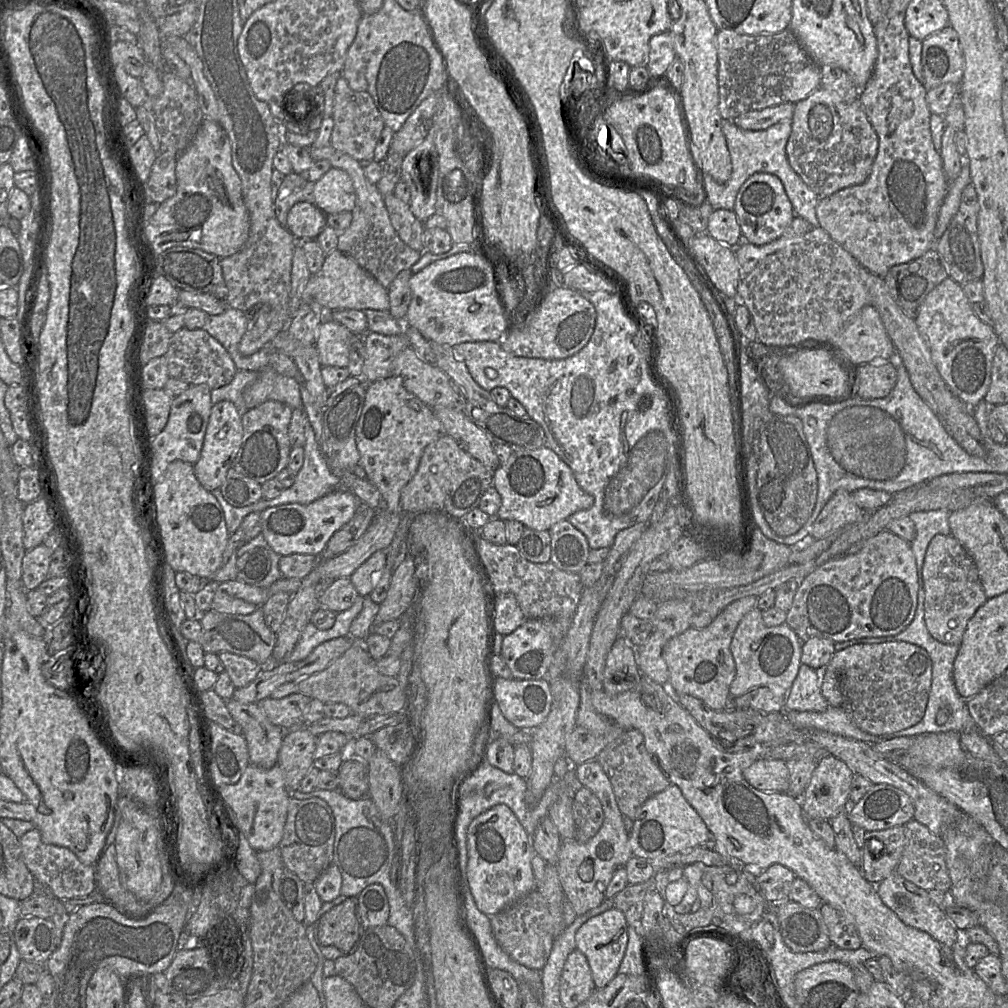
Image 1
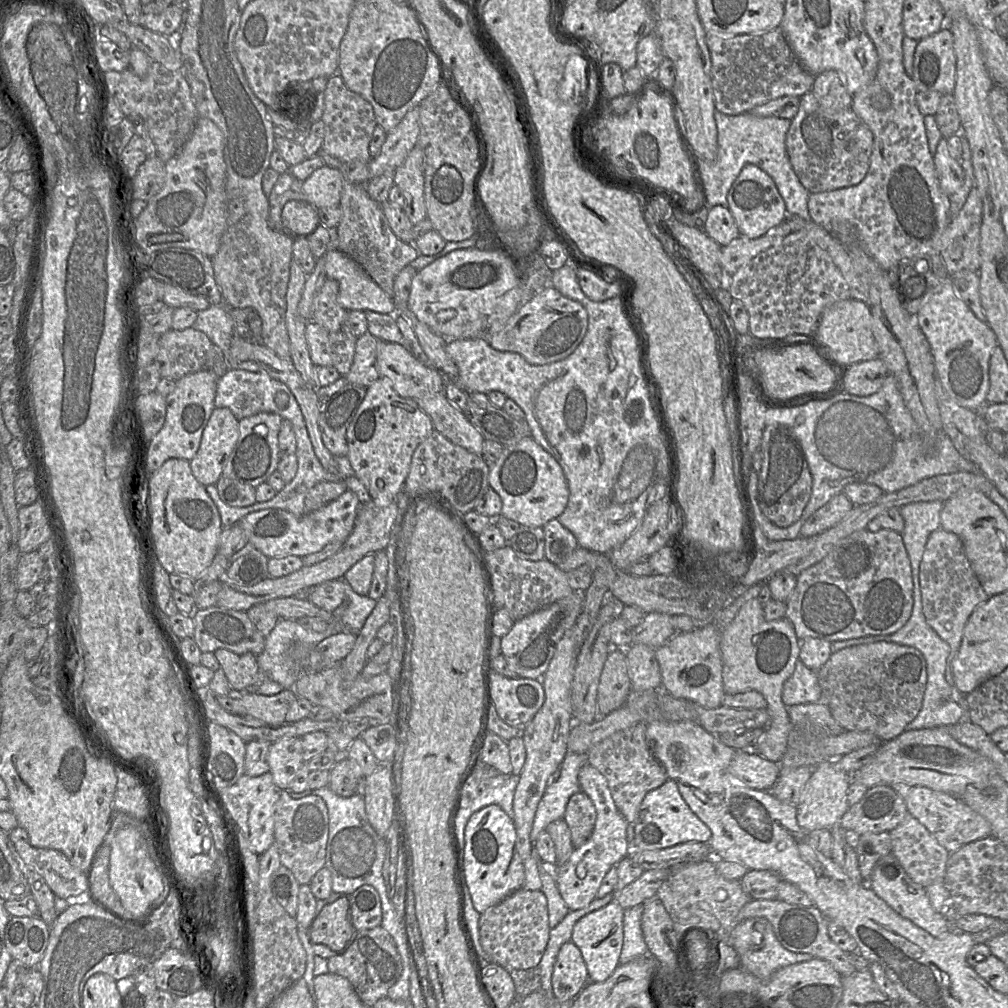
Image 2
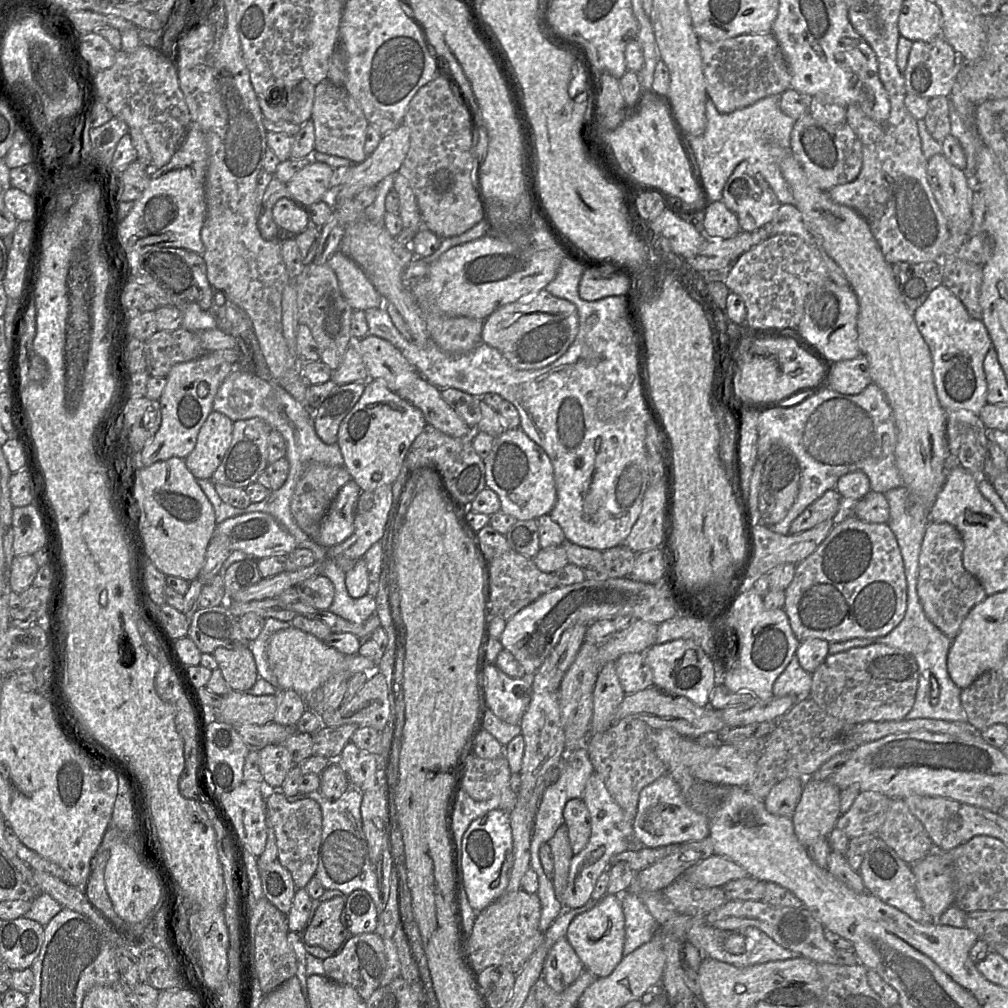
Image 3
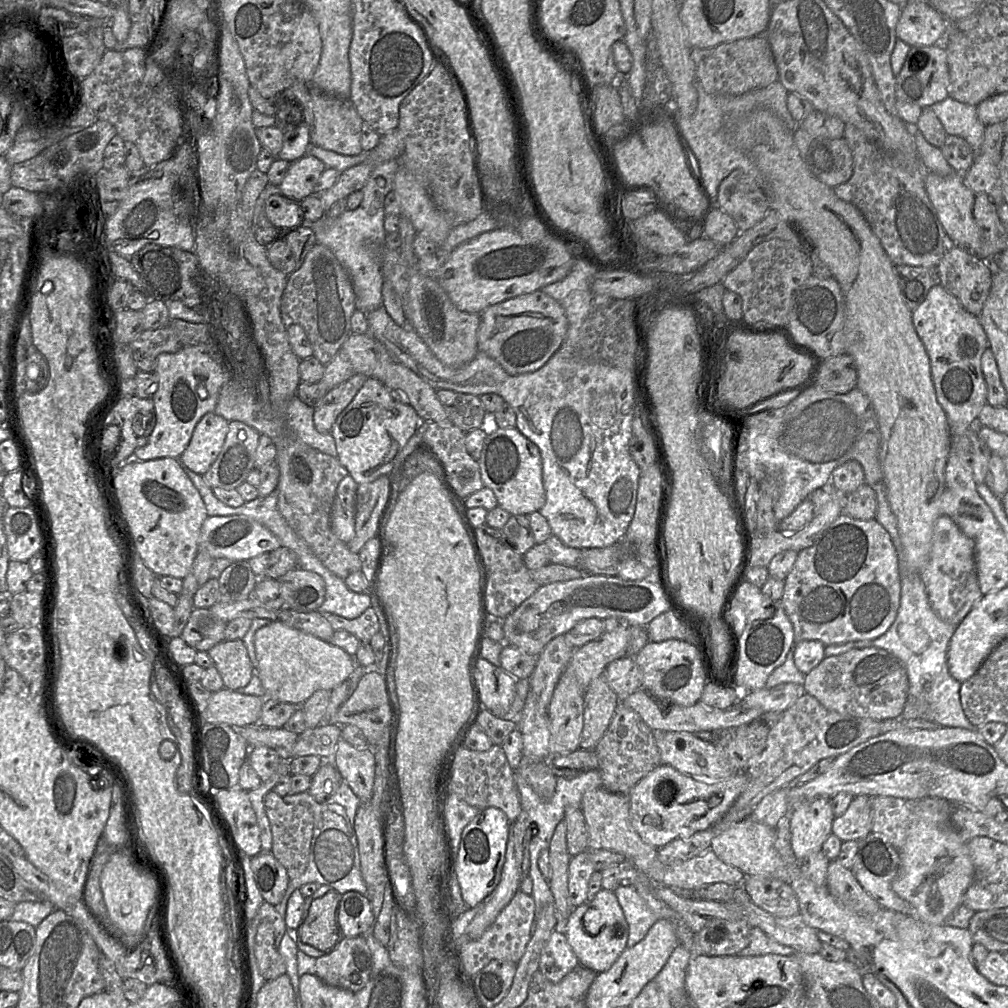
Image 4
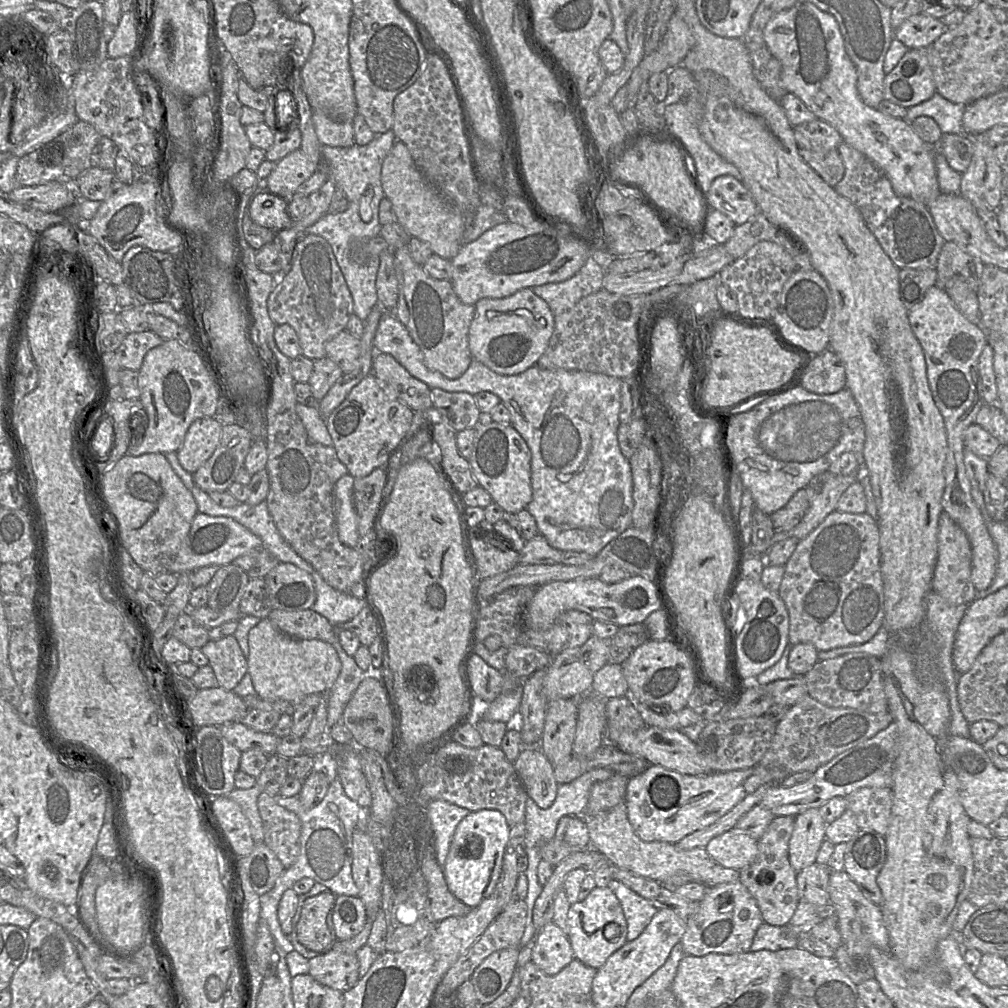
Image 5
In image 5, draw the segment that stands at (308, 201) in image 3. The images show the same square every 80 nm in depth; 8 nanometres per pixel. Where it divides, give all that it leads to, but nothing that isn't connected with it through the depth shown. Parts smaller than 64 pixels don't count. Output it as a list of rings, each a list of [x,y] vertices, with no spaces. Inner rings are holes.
[[[298,149],[276,163],[266,180],[266,188],[274,195],[292,200],[299,186],[316,171],[317,165]]]

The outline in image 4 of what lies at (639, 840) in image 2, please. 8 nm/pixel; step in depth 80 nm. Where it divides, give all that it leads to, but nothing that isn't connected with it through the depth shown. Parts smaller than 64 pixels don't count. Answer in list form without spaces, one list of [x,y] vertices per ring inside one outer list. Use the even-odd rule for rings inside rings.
[[[660,765],[643,777],[630,792],[631,824],[640,838],[657,849],[677,839],[716,825],[748,785],[745,772],[720,781],[699,781],[669,765]]]

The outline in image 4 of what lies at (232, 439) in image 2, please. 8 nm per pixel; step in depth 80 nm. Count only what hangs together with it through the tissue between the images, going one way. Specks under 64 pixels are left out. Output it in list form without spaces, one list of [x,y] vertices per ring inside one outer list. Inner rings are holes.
[[[209,412],[197,423],[181,462],[191,471],[203,475],[217,459],[228,433],[229,422]]]

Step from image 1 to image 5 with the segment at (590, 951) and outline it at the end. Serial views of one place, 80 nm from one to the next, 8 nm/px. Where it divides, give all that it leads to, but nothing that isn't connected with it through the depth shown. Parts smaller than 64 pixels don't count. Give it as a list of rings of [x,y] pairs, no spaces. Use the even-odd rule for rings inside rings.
[[[595,887],[585,899],[571,904],[567,937],[574,956],[583,964],[599,969],[627,940],[627,921],[619,899],[609,887]]]

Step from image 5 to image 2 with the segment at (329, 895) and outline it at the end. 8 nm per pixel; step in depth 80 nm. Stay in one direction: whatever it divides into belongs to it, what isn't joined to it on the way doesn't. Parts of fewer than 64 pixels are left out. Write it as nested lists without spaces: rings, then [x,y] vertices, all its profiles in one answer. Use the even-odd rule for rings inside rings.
[[[341,897],[322,908],[309,928],[312,944],[323,944],[336,953],[343,952],[352,942],[356,930],[350,919],[350,904],[347,897]]]

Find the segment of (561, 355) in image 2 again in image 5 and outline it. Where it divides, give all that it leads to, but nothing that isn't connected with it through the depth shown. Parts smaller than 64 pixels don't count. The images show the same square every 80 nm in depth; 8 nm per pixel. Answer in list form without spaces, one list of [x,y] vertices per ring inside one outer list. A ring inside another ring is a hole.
[[[530,288],[518,290],[506,298],[482,298],[475,304],[475,316],[468,334],[469,349],[473,360],[483,363],[494,372],[517,375],[536,364],[548,347],[554,327],[554,315],[549,305]]]

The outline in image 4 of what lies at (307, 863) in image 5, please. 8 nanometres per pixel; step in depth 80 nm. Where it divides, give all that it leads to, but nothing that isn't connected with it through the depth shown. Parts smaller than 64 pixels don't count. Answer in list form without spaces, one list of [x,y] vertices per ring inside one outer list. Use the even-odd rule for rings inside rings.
[[[344,781],[341,782],[335,795],[324,803],[316,802],[308,792],[287,795],[282,798],[288,804],[307,806],[314,817],[314,829],[307,868],[298,878],[289,881],[282,901],[275,906],[278,913],[284,917],[292,892],[310,882],[330,886],[342,895],[349,891],[355,891],[367,896],[369,892],[361,874],[358,841],[354,829],[354,820],[361,800],[351,788]]]

